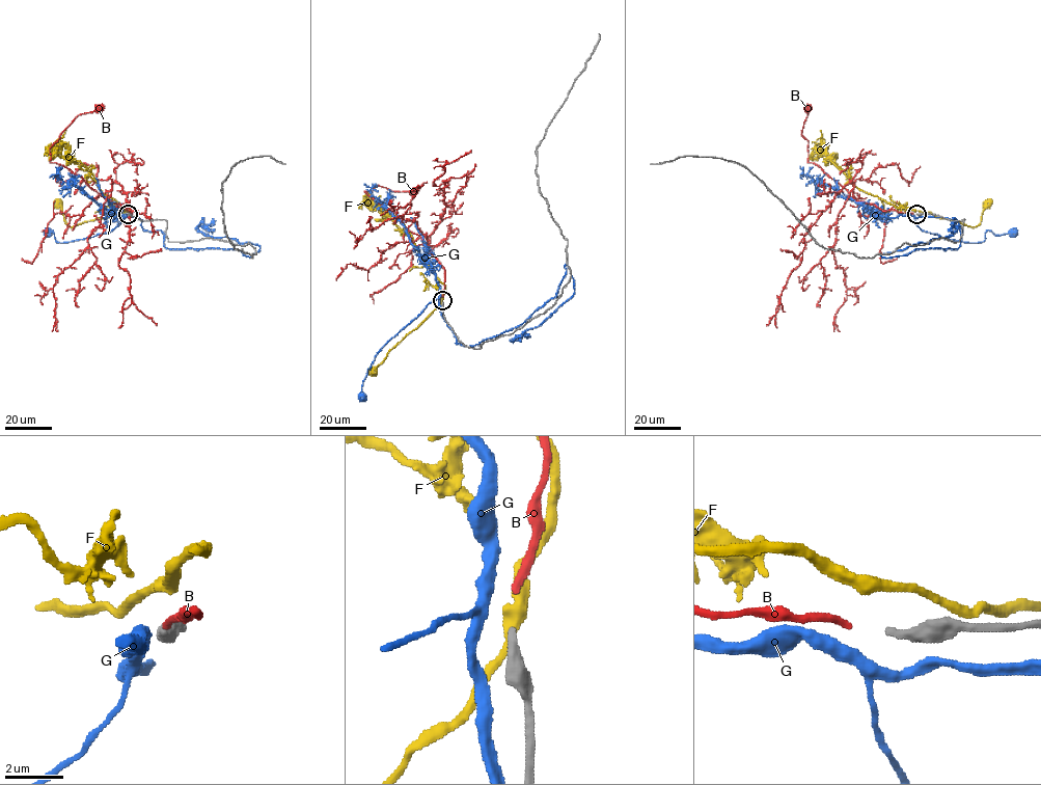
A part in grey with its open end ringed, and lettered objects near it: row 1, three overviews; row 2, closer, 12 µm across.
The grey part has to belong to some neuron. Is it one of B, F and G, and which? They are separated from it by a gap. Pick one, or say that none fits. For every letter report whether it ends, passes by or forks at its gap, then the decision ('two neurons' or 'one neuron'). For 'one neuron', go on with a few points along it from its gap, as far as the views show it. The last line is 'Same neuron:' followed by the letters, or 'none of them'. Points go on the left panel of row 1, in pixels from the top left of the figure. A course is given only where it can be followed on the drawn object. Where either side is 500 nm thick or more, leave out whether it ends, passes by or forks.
B: it ends there; one neuron; it runs (127, 213), (130, 210), (108, 201), (79, 174), (50, 162), (49, 149), (61, 133), (78, 115), (98, 107)
F: it passes by; two neurons
G: it passes by; two neurons
Same neuron: B

